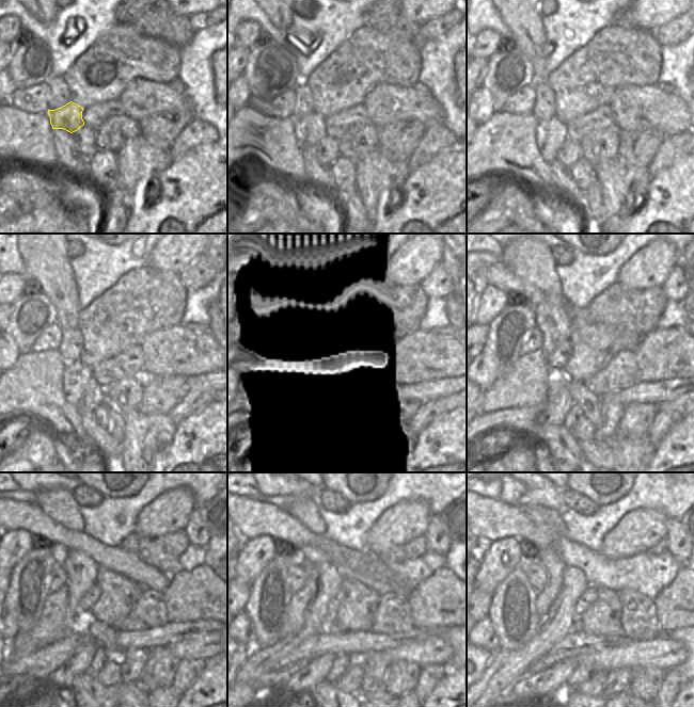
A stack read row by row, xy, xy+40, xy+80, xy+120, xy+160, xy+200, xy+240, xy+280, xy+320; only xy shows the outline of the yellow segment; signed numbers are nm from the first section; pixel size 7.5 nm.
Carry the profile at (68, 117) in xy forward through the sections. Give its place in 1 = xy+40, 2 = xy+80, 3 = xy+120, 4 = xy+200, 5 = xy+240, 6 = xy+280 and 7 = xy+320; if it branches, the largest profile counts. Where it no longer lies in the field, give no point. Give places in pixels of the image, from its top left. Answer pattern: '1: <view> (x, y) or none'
1: xy+40 (311, 129)
2: xy+80 (551, 133)
3: xy+120 (76, 378)
4: xy+200 (558, 401)
5: xy+240 (60, 683)
6: xy+280 (302, 684)
7: xy+320 (539, 689)

